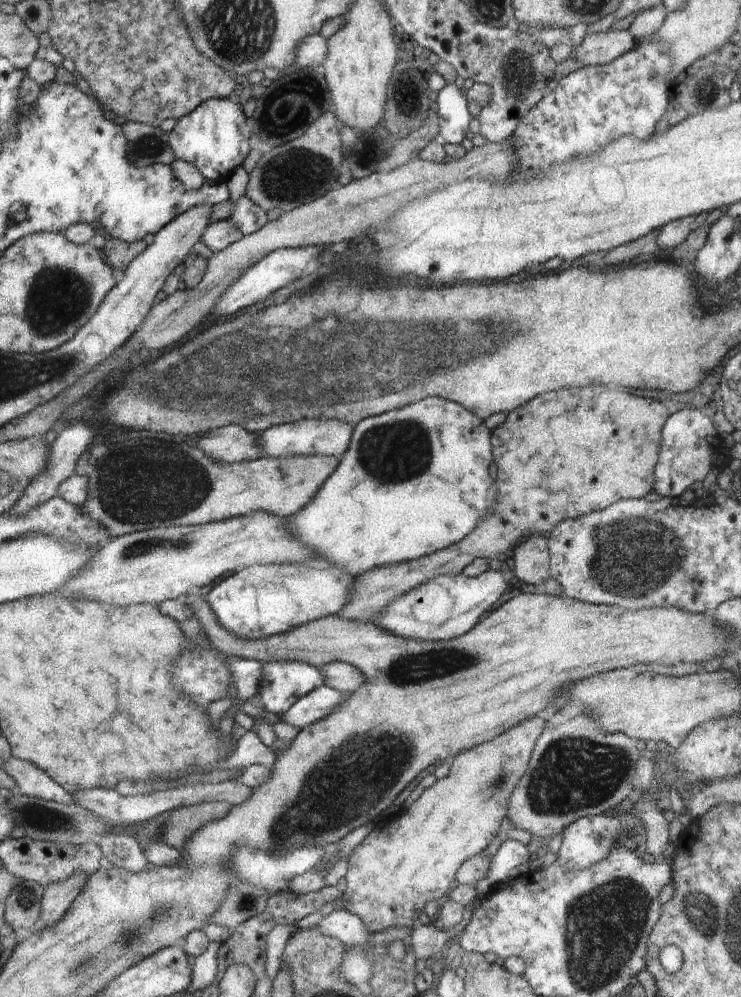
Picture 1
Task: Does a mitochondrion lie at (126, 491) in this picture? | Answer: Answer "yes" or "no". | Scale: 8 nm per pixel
yes

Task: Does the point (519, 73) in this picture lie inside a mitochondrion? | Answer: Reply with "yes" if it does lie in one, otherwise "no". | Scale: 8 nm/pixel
yes

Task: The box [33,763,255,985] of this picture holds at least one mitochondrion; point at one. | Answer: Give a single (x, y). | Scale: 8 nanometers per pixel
(118, 939)

